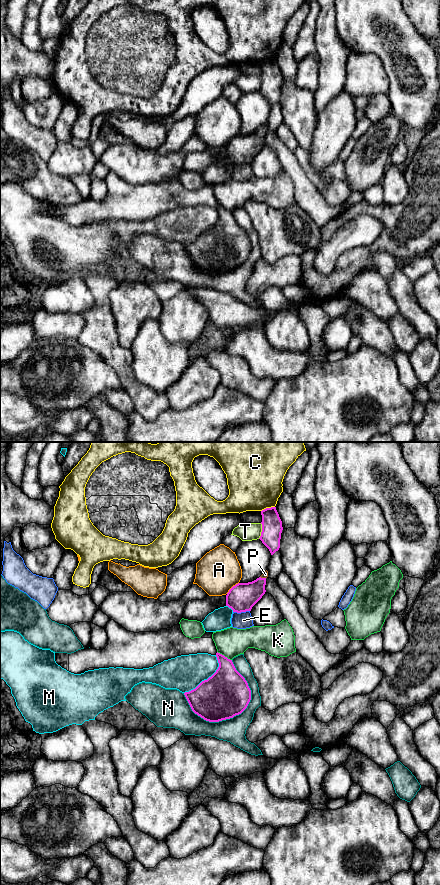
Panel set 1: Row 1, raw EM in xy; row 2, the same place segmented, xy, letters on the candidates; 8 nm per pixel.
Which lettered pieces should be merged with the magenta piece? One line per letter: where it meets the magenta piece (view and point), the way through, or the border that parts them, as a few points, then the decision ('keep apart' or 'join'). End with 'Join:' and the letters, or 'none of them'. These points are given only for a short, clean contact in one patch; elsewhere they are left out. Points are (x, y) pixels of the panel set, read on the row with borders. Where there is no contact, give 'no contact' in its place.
A: contact xy (232, 587); keep apart
C: contact xy (267, 508); keep apart
E: contact xy (241, 611); border xy (249, 610), (233, 612); keep apart
K: contact xy (223, 655); keep apart
M: contact xy (208, 678); keep apart
N: contact xy (215, 721); keep apart
P: contact xy (263, 578); way xy (242, 597), (263, 578), (265, 574); join
T: contact xy (262, 531); keep apart
Join: P

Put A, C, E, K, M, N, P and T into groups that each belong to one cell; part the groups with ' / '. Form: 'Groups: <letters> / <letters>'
Groups: A / C / E / K / M / N / P / T

